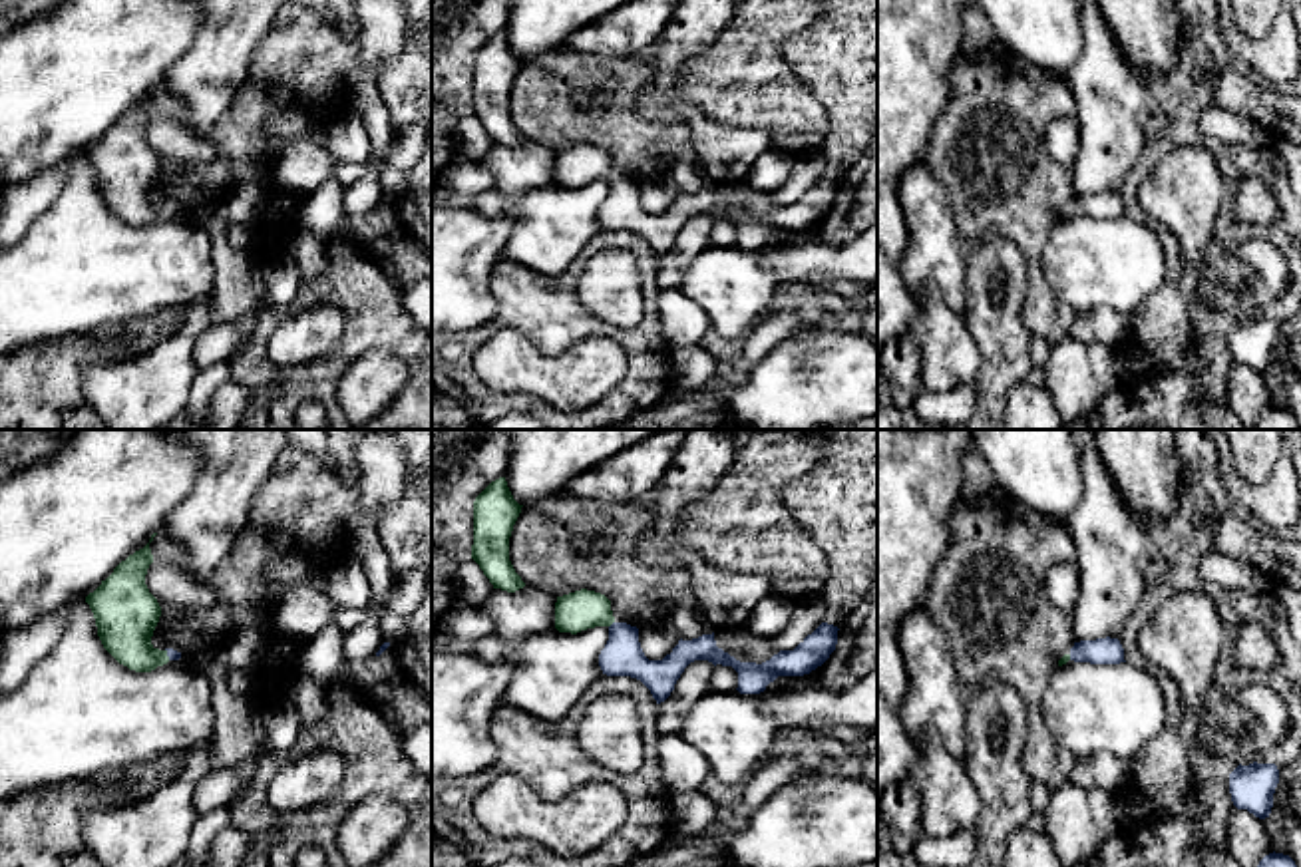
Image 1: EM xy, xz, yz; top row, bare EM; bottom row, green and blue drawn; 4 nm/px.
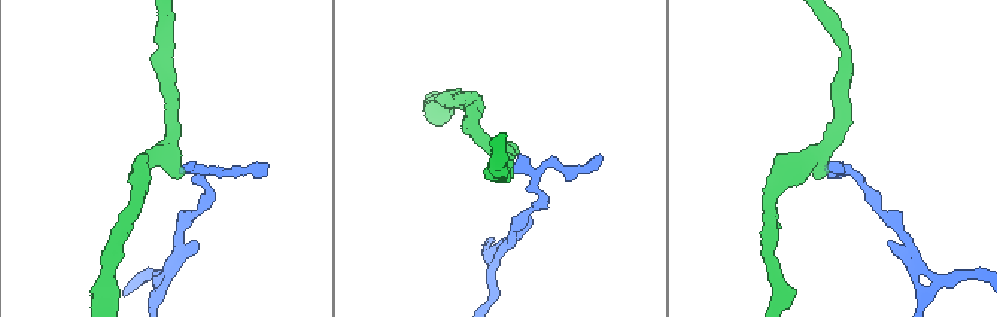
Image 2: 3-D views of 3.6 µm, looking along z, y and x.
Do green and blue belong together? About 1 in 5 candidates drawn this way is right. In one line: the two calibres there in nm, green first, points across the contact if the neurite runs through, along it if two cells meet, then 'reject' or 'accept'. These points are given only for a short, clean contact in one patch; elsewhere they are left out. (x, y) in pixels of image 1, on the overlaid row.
160/160 nm | across xz (583, 609), (593, 609), (611, 623), (621, 635), (621, 657) | accept

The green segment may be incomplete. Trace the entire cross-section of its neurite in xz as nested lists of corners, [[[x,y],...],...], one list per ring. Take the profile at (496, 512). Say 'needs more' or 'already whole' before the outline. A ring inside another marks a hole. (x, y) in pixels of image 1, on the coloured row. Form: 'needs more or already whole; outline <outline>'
already whole; outline [[[505,477],[491,481],[473,501],[471,559],[493,589],[515,593],[525,587],[509,561],[509,537],[521,507]]]

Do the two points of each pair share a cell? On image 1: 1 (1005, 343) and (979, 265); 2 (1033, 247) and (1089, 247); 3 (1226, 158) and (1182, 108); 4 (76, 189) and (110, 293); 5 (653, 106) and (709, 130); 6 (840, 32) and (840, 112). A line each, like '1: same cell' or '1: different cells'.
1: same cell
2: different cells
3: same cell
4: same cell
5: same cell
6: same cell

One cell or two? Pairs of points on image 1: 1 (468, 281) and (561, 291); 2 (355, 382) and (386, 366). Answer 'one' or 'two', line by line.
1: two
2: one

